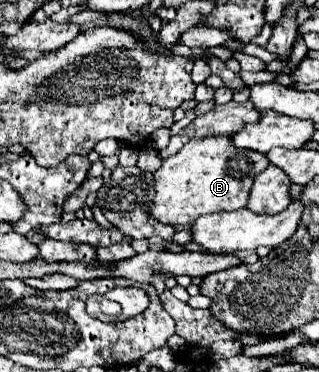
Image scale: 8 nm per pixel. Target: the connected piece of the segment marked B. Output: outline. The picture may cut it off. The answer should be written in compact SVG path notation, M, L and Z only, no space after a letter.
M206 136L202 140L190 140L182 146L180 152L162 160L162 168L158 172L154 172L156 196L154 196L152 216L164 224L184 226L184 224L192 224L202 214L246 208L246 200L250 196L254 178L260 172L264 172L268 164L270 164L270 160L266 160L266 154L234 148L234 144L230 144L230 136Z

